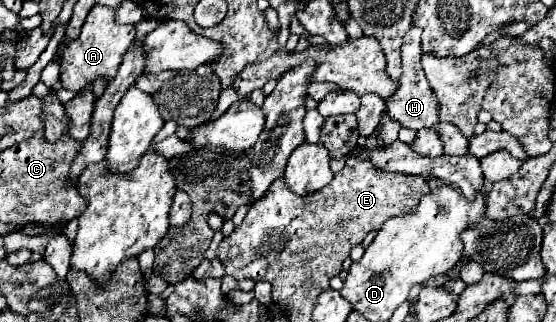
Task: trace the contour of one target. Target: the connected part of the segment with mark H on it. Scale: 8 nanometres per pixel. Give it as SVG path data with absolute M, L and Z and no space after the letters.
M411 26L411 30L403 36L403 46L401 46L401 52L403 52L403 74L401 74L401 86L399 90L395 92L395 96L391 96L387 102L385 102L385 110L389 114L391 120L399 122L403 128L411 128L411 130L423 130L423 128L431 128L433 124L437 124L439 120L439 108L437 108L437 100L431 92L431 86L423 74L423 68L421 68L421 32L419 28Z

